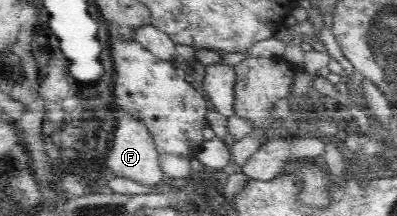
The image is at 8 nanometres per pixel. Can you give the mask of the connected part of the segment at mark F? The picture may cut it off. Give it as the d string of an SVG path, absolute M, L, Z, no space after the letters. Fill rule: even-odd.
M126 113L118 114L114 136L111 138L108 156L103 160L103 165L112 172L115 177L132 180L139 185L157 188L161 186L163 178L166 178L160 169L158 152L152 134L148 133L148 126L138 117L130 117Z

